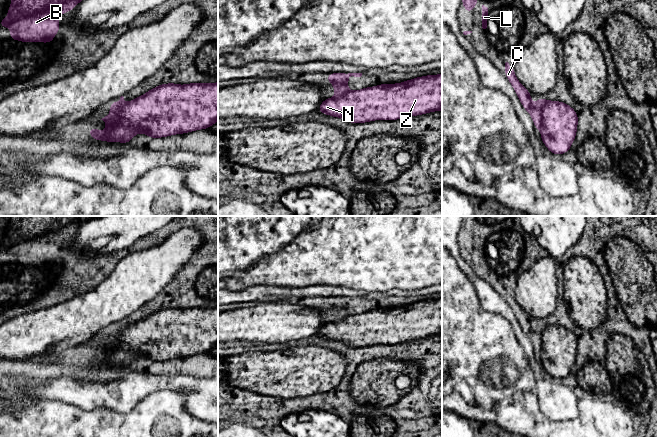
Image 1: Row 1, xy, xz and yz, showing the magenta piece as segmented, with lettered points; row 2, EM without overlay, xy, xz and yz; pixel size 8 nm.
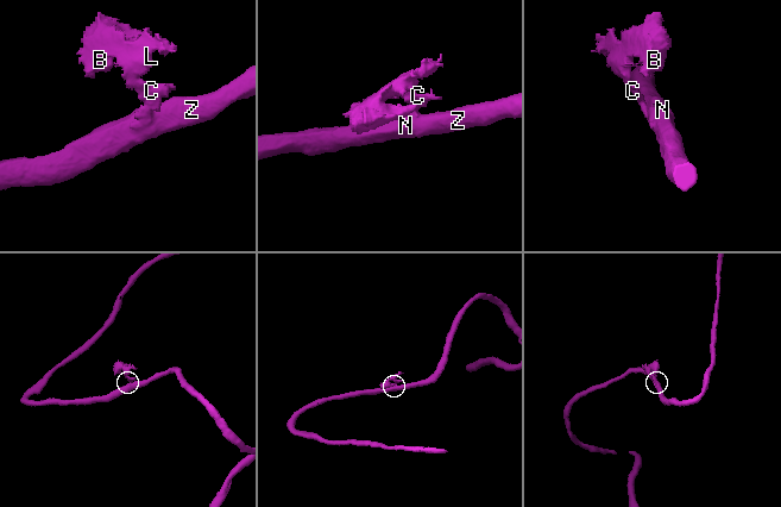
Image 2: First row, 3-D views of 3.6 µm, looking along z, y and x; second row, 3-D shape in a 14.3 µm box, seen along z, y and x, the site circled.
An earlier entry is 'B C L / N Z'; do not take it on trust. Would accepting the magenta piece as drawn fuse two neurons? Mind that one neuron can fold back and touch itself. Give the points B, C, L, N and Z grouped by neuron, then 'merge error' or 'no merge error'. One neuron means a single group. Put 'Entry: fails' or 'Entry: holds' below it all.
B C L / N Z; merge error
Entry: holds

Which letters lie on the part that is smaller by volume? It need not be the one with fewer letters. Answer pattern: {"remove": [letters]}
{"remove": ["B", "C", "L"]}

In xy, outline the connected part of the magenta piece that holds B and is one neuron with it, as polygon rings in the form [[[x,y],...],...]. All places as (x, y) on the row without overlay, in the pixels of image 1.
[[[8,216],[12,227],[8,232],[8,241],[0,244],[0,252],[10,251],[10,264],[24,267],[54,265],[54,259],[60,255],[58,241],[74,233],[77,227],[83,225],[95,216]]]

